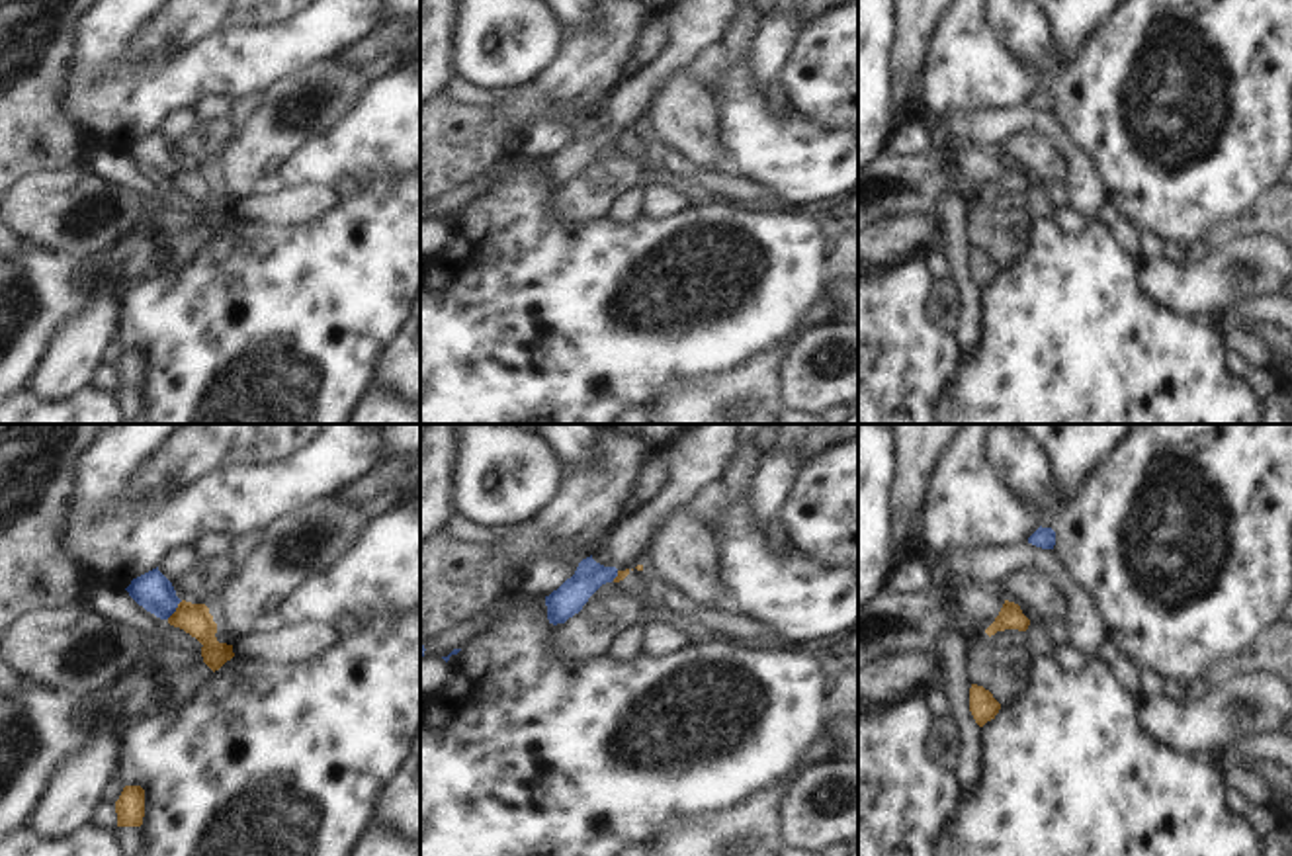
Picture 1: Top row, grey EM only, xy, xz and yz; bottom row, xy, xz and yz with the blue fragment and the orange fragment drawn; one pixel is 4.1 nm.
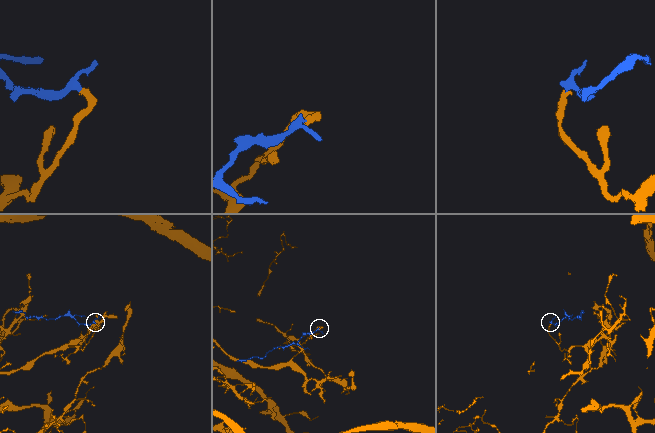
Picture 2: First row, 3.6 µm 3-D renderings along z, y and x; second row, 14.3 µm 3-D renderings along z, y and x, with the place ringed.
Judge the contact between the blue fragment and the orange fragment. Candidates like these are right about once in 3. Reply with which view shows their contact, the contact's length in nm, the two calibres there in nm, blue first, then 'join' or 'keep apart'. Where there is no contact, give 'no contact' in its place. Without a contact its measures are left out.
meets blue in xy; contact 100 nm long; 160 nm thick on the blue side, 130 nm on the other; keep apart

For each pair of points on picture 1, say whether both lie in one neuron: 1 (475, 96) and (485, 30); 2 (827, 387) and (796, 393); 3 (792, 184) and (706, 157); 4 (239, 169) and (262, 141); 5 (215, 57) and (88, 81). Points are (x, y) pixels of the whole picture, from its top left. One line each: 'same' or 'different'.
1: different
2: same
3: different
4: same
5: same

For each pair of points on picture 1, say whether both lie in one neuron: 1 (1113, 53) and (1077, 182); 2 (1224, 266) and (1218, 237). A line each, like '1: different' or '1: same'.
1: different
2: different

